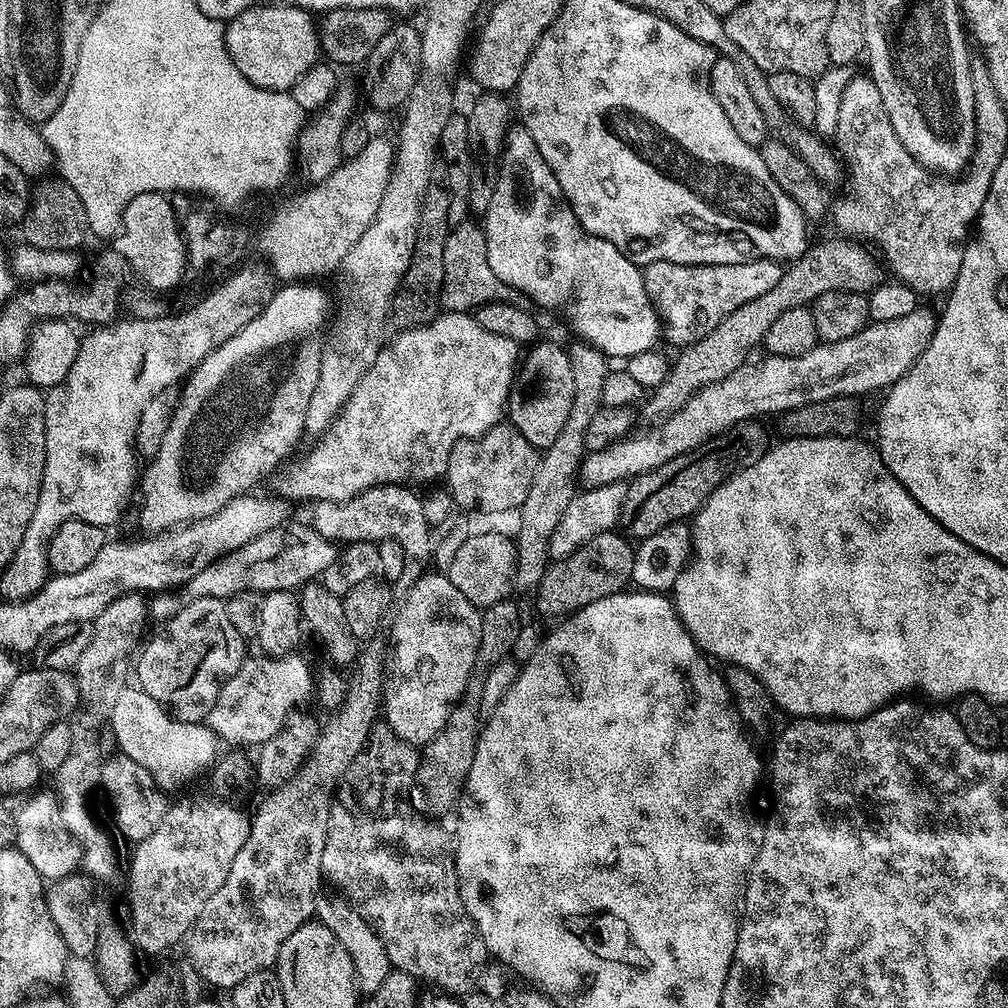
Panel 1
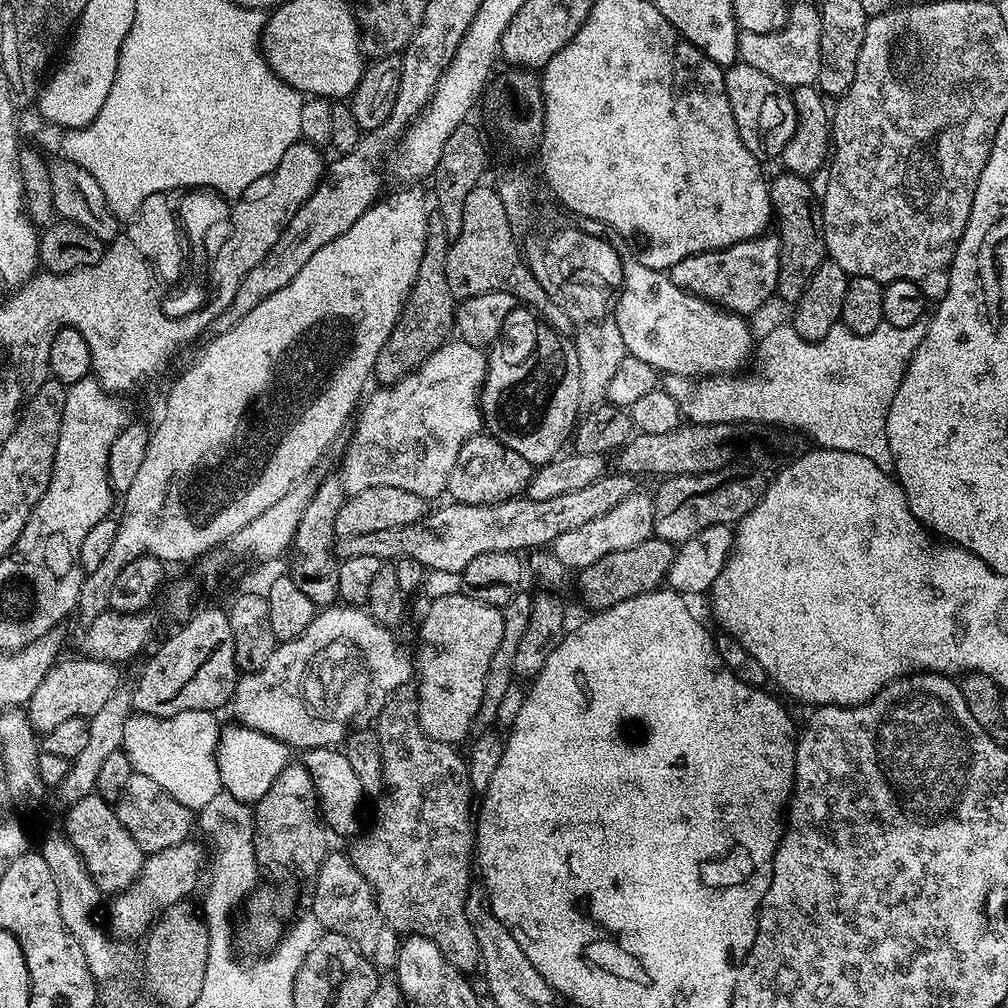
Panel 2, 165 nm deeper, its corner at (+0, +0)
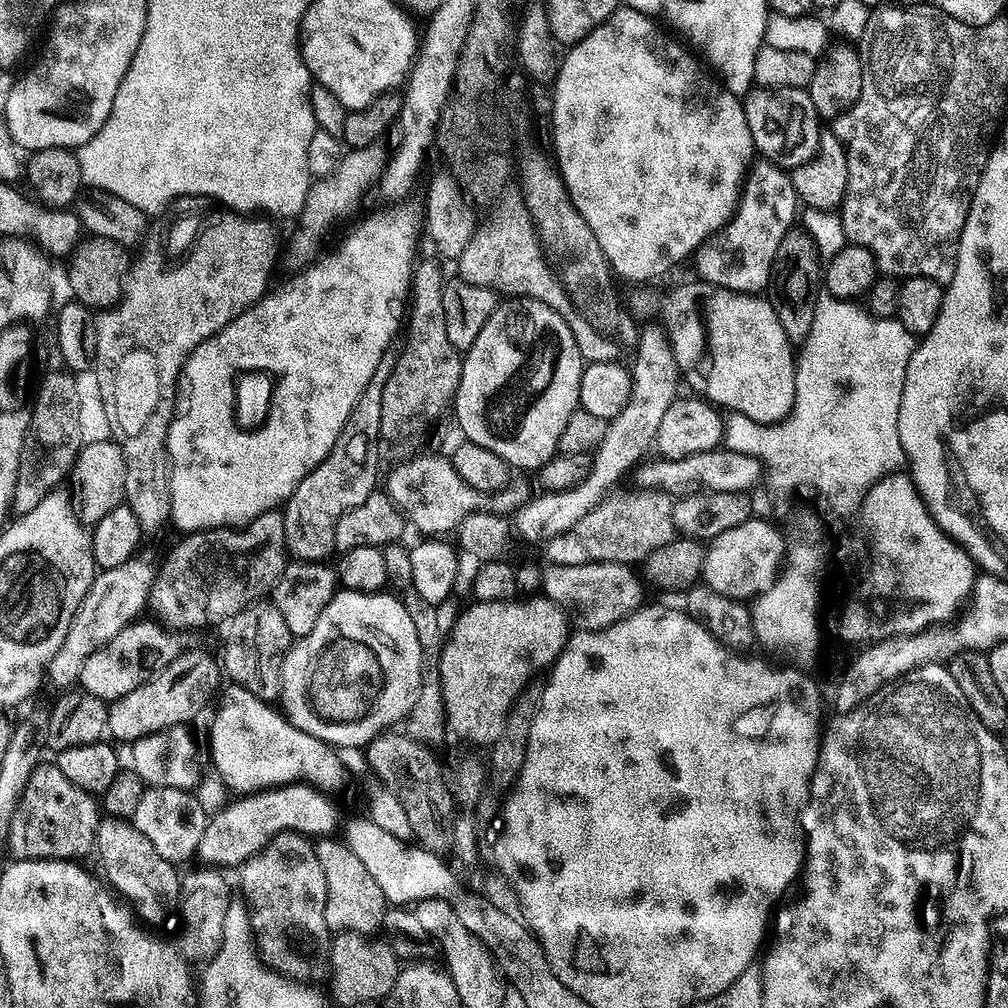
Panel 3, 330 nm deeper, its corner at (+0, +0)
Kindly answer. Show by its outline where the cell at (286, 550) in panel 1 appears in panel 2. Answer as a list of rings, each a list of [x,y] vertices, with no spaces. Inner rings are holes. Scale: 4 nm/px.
[[[605,474],[580,490],[570,490],[568,493],[560,494],[558,497],[550,498],[548,501],[513,498],[504,500],[501,504],[457,504],[448,502],[445,508],[440,508],[437,512],[429,511],[418,524],[407,524],[404,527],[394,527],[390,530],[374,530],[374,534],[341,536],[335,541],[334,552],[340,560],[369,556],[370,558],[378,558],[381,562],[395,562],[406,558],[413,559],[424,570],[433,568],[436,572],[456,572],[456,574],[460,574],[463,573],[466,566],[470,566],[470,562],[478,554],[486,552],[519,553],[520,548],[540,550],[551,545],[552,541],[558,538],[558,534],[566,534],[566,530],[577,528],[609,512],[618,502],[622,502],[622,498],[633,495],[634,492],[634,488],[632,488],[634,480],[631,475],[615,475]]]

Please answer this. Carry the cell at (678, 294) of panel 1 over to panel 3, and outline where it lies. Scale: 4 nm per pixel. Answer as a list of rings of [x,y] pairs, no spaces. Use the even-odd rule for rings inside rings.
[[[757,159],[744,178],[736,213],[696,249],[694,261],[700,275],[697,277],[703,283],[722,286],[731,292],[763,293],[772,278],[772,263],[774,254],[778,254],[778,245],[797,220],[798,197],[791,175],[769,160]]]

